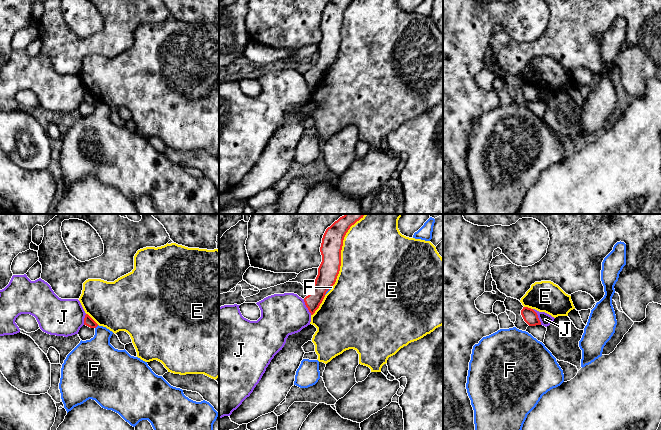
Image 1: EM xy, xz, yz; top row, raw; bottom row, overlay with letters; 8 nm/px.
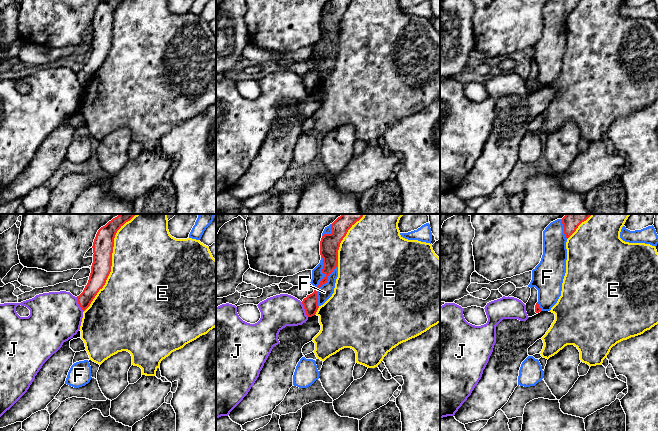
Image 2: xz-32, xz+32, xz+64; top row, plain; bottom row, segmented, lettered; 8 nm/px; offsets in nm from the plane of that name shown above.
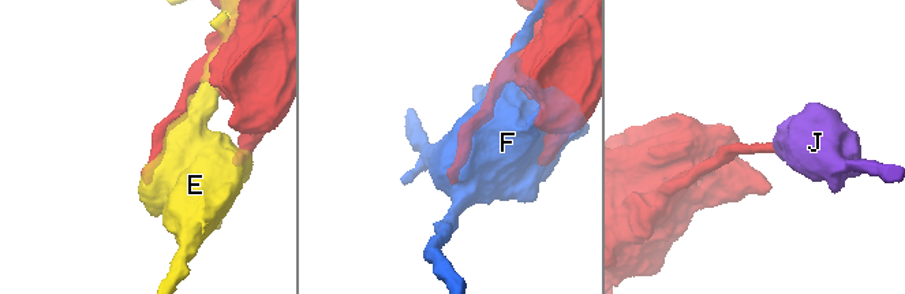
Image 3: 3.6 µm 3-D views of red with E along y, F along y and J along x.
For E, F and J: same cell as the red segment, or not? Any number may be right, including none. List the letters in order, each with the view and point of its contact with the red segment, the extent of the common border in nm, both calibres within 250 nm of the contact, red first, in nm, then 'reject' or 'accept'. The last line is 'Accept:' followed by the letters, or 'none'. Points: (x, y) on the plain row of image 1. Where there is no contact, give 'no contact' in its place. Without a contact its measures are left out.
E: meets red in xz at (340, 31); contact 550 nm long; 170 nm thick on the red side, 500 nm on the other; reject
F: meets red in xy at (96, 102); contact 40 nm long; 80 nm thick on the red side, 300 nm on the other; reject
J: meets red in xz at (306, 82); contact 140 nm long; 150 nm thick on the red side, 340 nm on the other; reject
Accept: none

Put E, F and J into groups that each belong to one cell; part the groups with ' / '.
E / F / J

